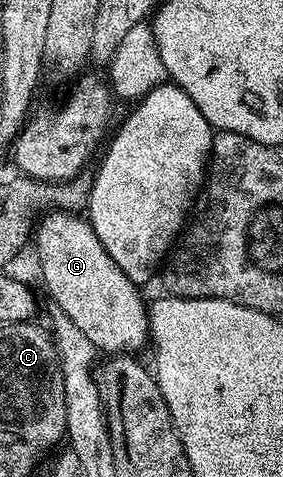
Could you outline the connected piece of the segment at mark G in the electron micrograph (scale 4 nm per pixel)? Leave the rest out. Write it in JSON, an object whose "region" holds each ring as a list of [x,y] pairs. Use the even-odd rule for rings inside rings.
{"region":[[[48,211],[37,220],[36,230],[32,235],[33,246],[38,246],[38,267],[42,270],[42,283],[50,294],[50,303],[55,307],[64,309],[68,318],[74,322],[92,341],[92,345],[99,352],[106,353],[138,353],[145,345],[150,335],[150,316],[147,304],[142,304],[138,296],[139,288],[108,257],[104,245],[100,245],[100,237],[92,229],[92,225],[81,214],[66,211]]]}

